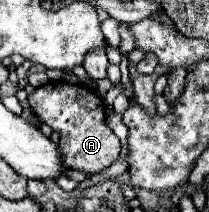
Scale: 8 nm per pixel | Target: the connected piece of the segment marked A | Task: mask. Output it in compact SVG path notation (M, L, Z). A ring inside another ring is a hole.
M51 80L29 94L29 106L43 124L47 124L61 136L59 152L67 168L85 174L97 174L119 158L121 142L107 126L105 102L93 88L87 88L83 84L67 84L63 80Z

